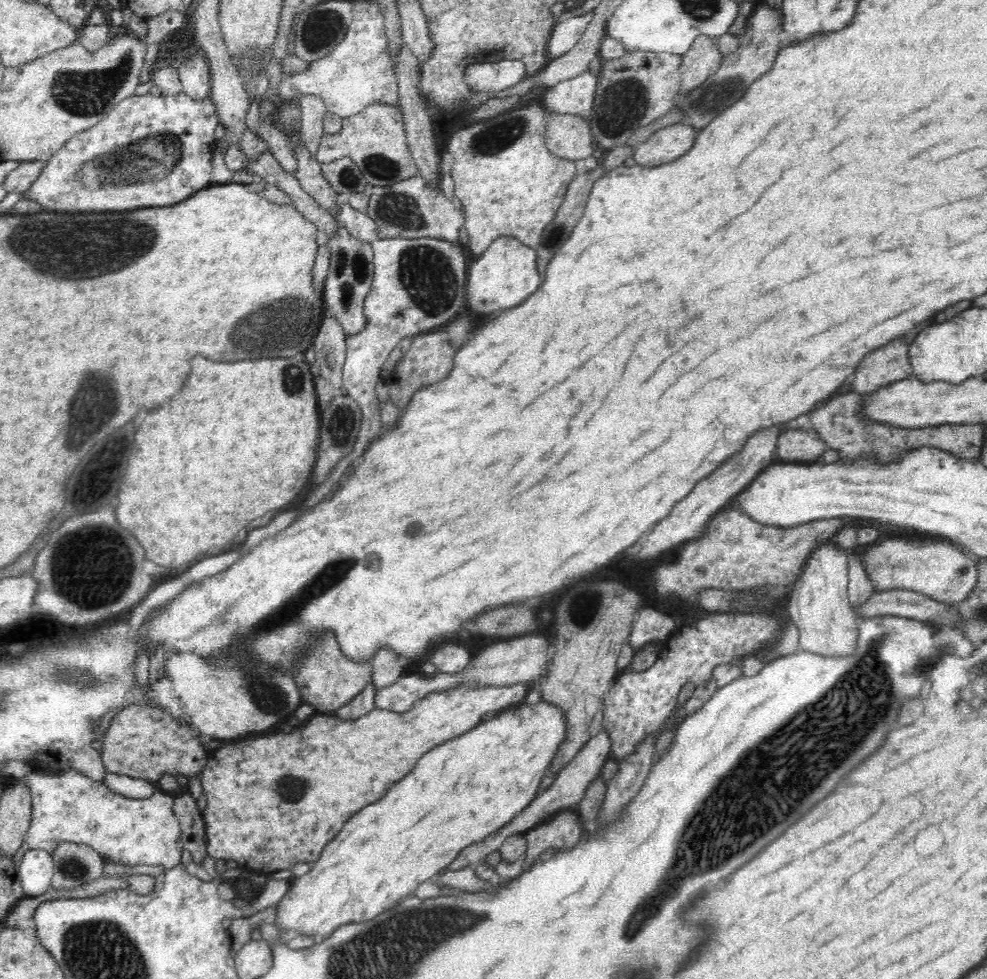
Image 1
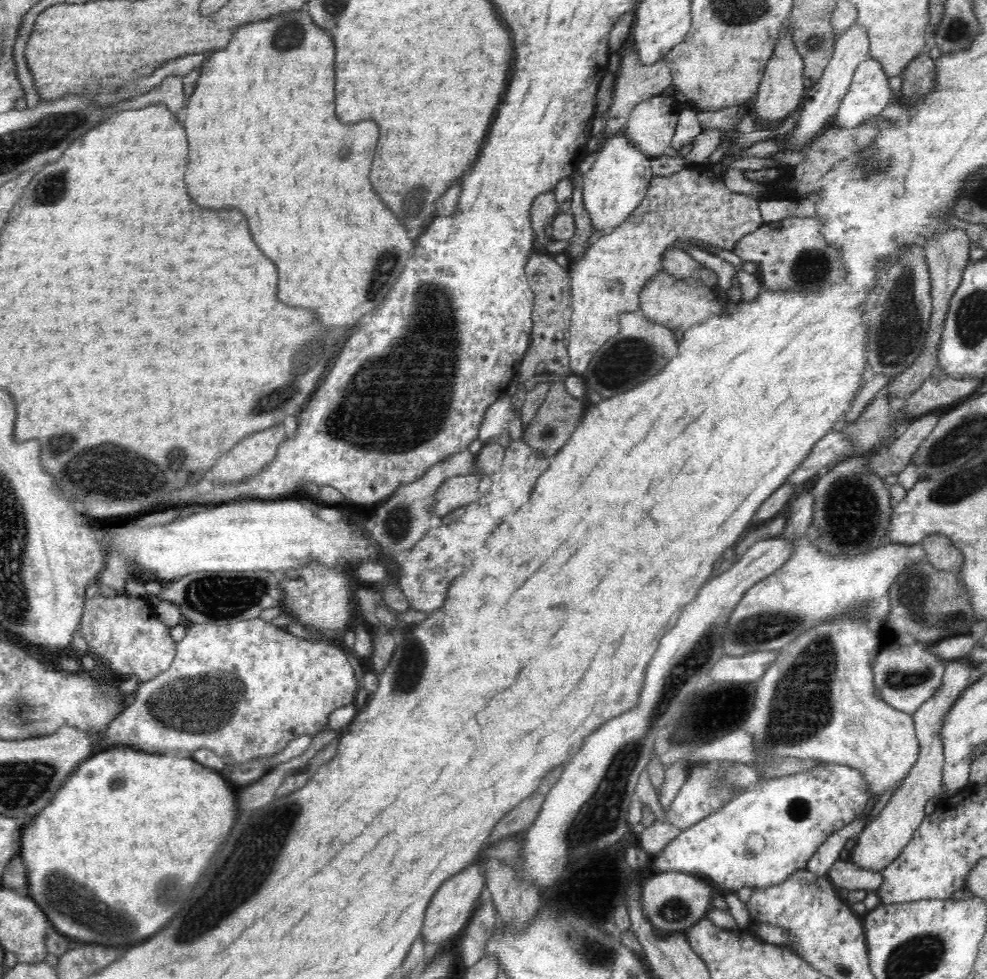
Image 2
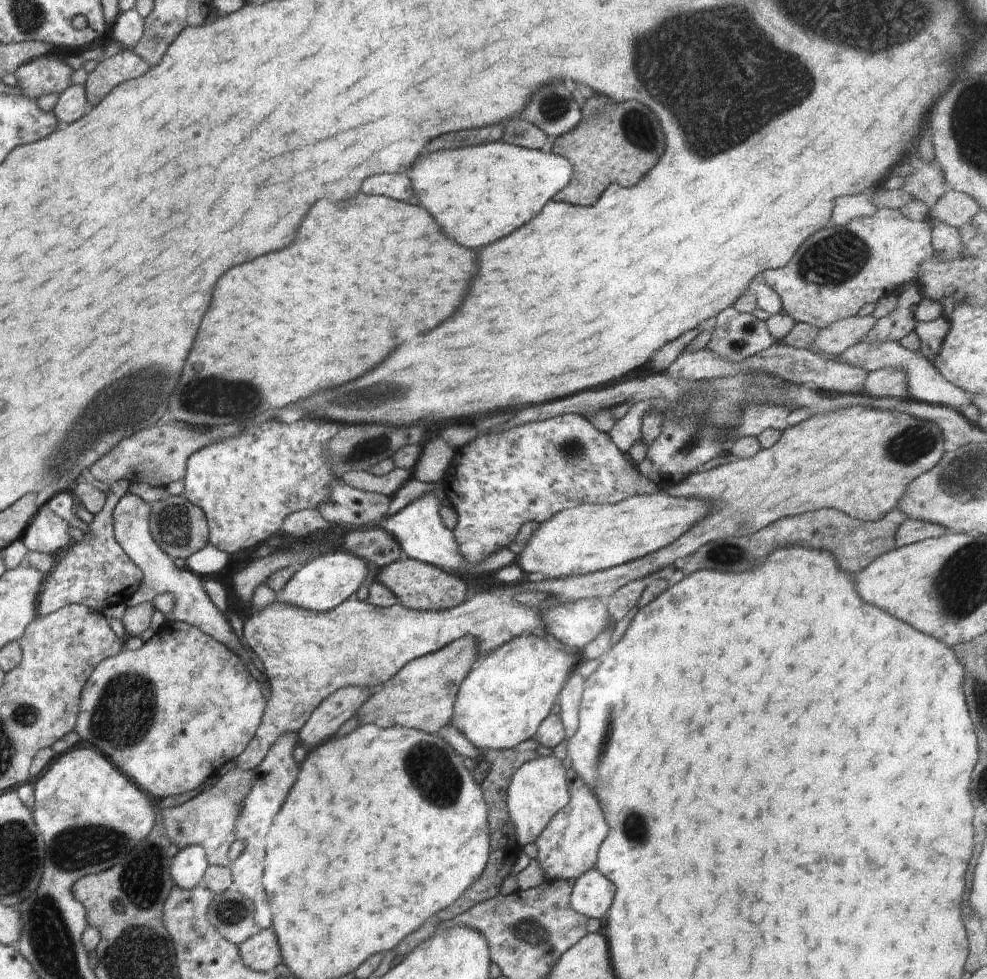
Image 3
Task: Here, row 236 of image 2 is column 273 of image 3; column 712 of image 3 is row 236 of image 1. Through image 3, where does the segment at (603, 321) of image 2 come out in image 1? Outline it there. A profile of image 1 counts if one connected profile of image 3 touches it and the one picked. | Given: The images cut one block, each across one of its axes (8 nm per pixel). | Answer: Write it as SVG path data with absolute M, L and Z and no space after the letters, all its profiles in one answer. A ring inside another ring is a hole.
M528 105L522 110L507 110L488 120L475 122L449 138L446 151L452 156L450 176L454 180L455 200L461 205L465 216L464 225L469 240L467 246L472 254L479 257L502 236L513 236L522 244L535 247L544 228L558 212L568 184L576 176L576 167L573 160L558 158L548 151L544 137L547 115L542 105Z

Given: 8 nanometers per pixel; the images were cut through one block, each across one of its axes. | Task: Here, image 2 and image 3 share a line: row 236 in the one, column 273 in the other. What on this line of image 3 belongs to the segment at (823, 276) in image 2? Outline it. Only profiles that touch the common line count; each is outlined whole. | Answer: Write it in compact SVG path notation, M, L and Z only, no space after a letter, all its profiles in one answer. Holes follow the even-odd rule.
M290 731L280 736L268 749L264 760L255 768L255 777L248 794L241 800L235 822L235 838L243 839L244 849L234 860L231 867L235 890L248 897L255 908L255 921L261 929L270 929L272 926L272 908L268 904L267 894L262 886L262 860L264 860L264 838L278 814L280 806L284 804L286 796L296 782L299 773L299 763L294 760L293 750L300 744L298 732Z

